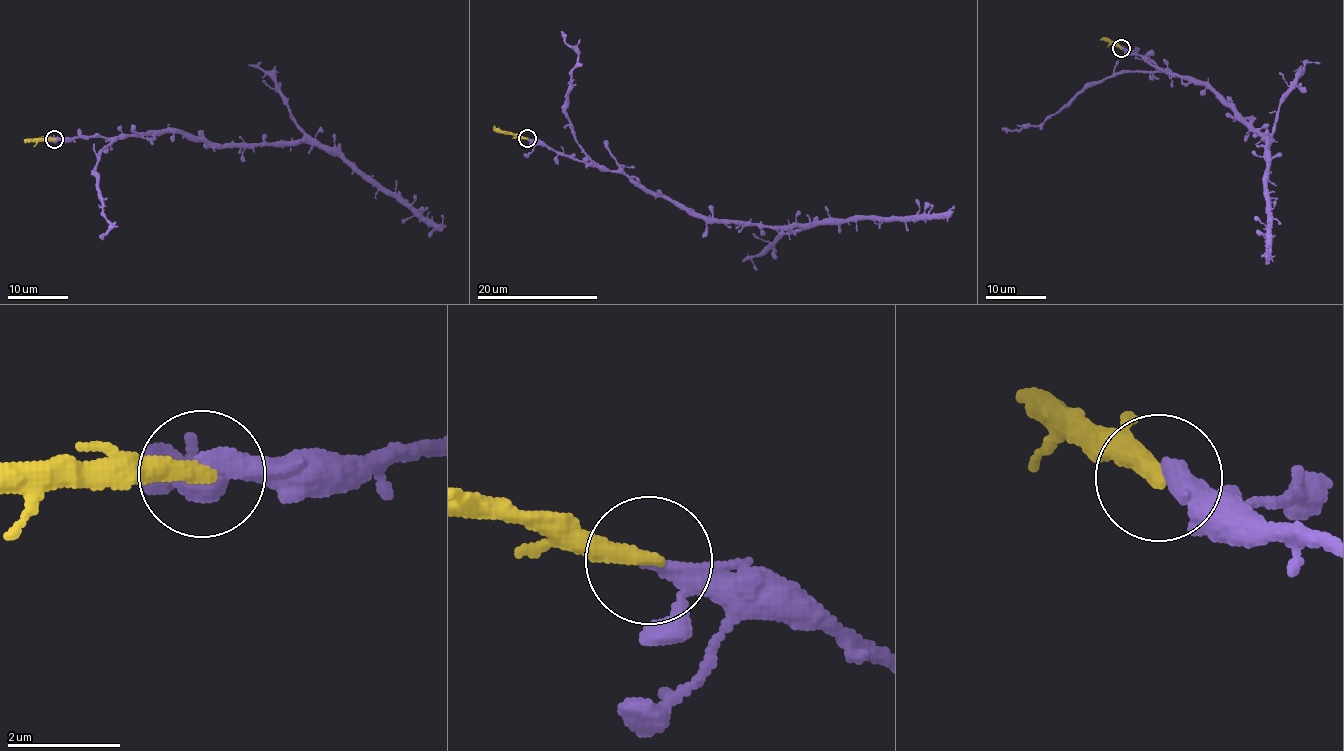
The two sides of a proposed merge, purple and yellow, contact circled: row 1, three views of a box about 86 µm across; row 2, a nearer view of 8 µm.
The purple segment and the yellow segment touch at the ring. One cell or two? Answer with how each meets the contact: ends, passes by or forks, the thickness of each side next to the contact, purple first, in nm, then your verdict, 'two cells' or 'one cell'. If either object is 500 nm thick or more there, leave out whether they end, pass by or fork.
purple passes by | yellow ends | 280/340 nm | one cell

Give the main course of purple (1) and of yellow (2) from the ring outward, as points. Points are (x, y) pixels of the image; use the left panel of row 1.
1: (55, 140), (97, 135), (116, 138), (168, 130), (212, 144), (325, 144), (434, 222), (442, 223), (442, 214)
2: (55, 140), (25, 143)

